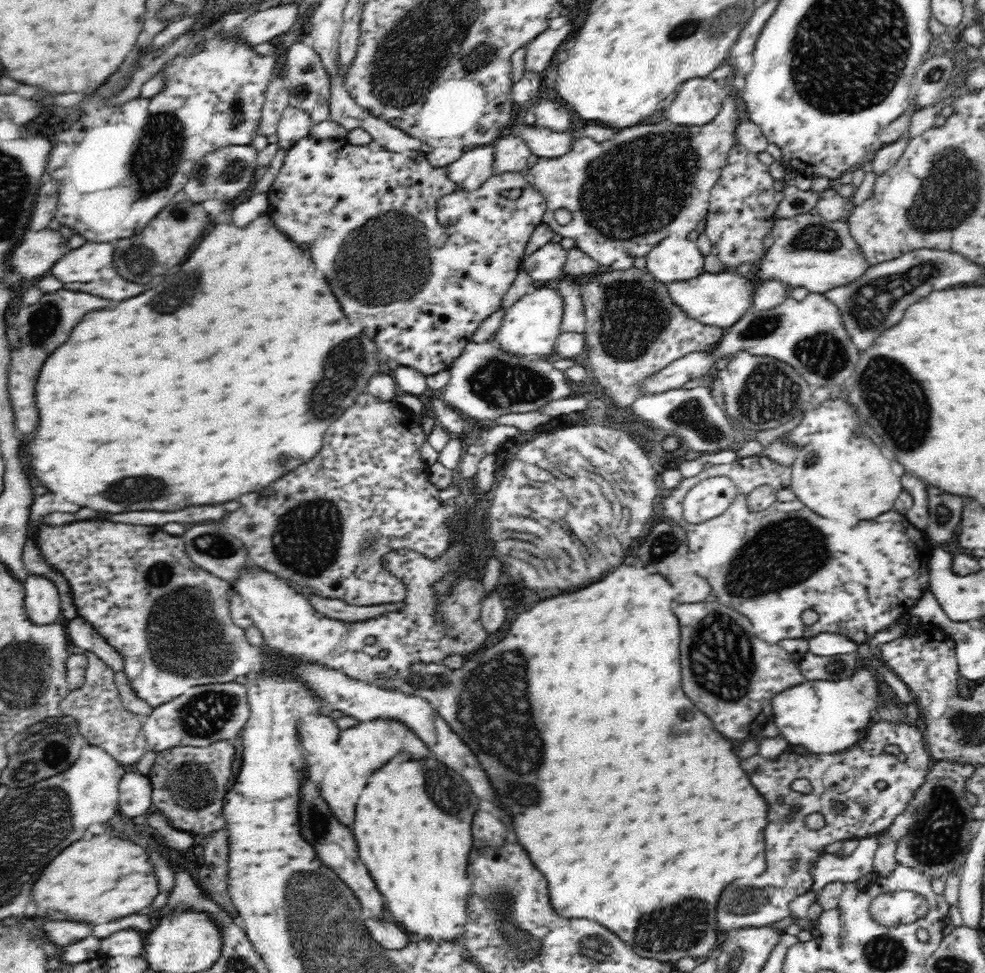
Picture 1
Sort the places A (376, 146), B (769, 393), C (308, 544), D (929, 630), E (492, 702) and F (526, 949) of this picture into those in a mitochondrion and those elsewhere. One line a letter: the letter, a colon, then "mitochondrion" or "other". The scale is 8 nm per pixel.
A: other
B: mitochondrion
C: mitochondrion
D: other
E: mitochondrion
F: mitochondrion

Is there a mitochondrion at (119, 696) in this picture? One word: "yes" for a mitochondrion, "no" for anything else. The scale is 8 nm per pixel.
no

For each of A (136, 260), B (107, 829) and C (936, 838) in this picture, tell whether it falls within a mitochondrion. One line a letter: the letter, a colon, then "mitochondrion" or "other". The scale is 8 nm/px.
A: mitochondrion
B: other
C: mitochondrion

